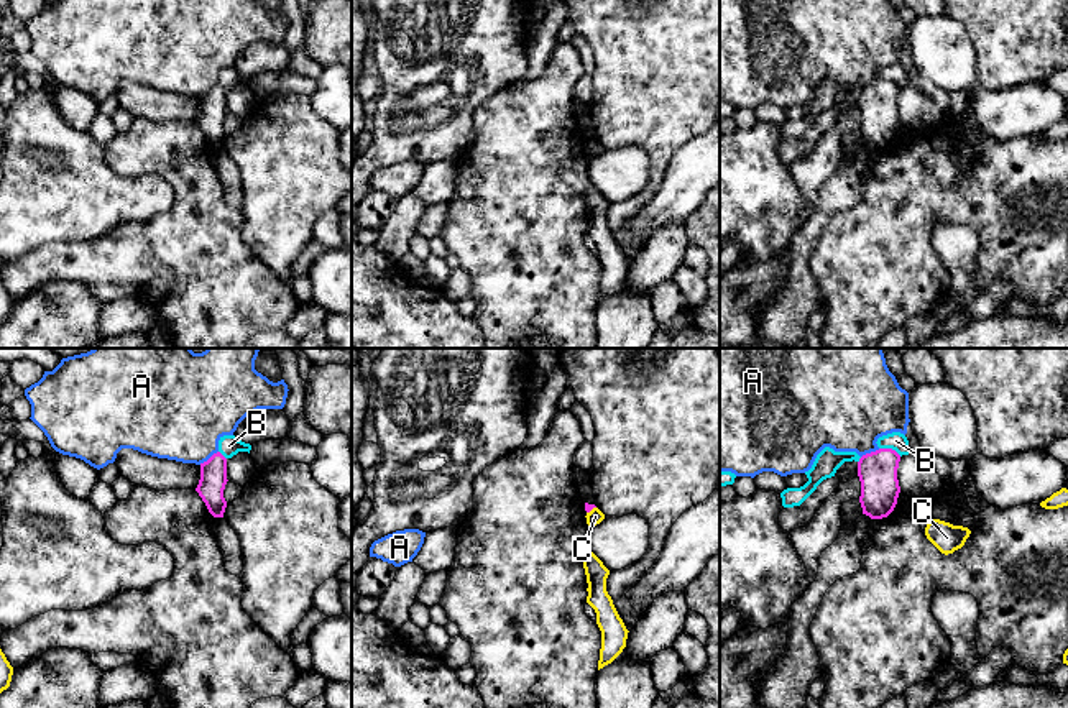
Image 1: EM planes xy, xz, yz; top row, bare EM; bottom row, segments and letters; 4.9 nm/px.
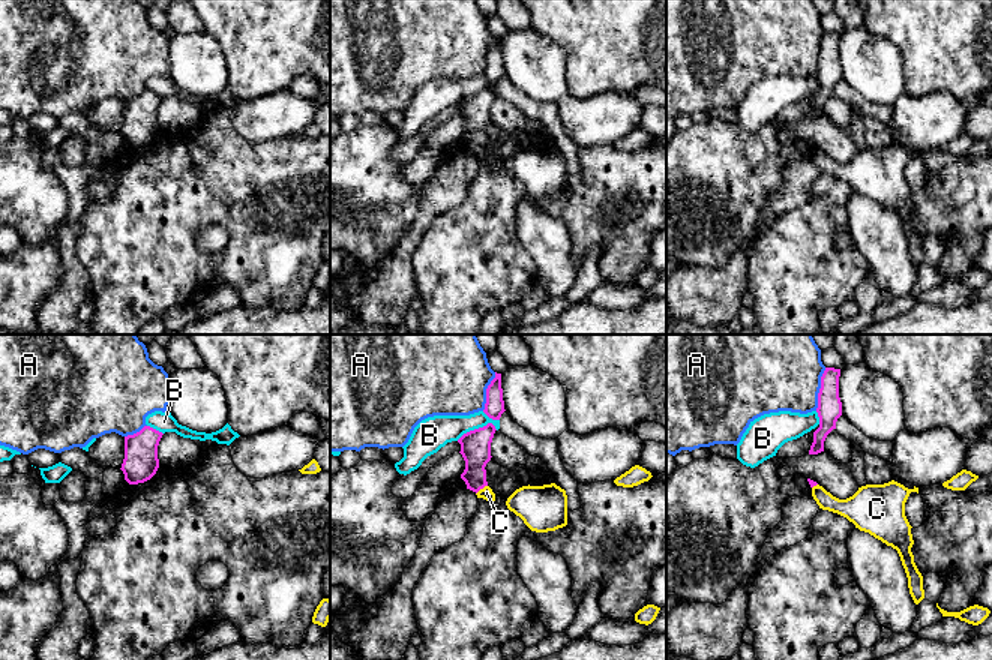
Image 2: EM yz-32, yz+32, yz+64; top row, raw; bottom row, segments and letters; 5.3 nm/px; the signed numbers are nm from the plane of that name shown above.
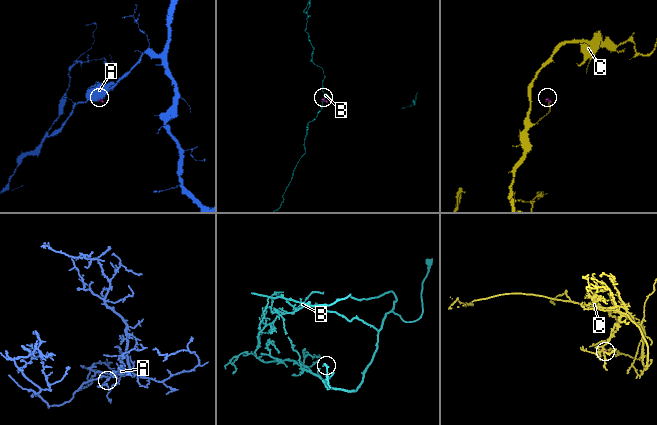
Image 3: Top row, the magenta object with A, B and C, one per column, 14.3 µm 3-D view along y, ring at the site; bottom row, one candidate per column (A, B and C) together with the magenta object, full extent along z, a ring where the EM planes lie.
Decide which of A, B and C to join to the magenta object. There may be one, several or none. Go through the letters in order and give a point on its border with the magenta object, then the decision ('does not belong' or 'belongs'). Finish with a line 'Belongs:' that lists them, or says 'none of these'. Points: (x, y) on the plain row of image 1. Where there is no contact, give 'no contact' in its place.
A: contact xy (209, 91); does not belong
B: contact yz (891, 81); does not belong
C: contact xz (590, 142); does not belong
Belongs: none of these

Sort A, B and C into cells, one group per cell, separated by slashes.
A / B / C

